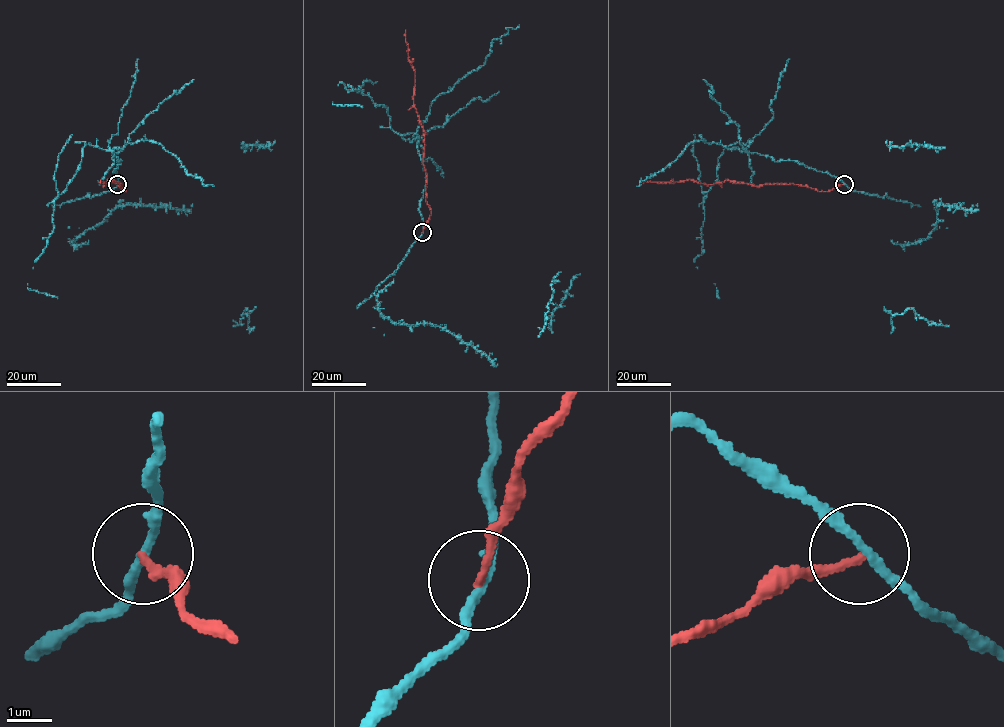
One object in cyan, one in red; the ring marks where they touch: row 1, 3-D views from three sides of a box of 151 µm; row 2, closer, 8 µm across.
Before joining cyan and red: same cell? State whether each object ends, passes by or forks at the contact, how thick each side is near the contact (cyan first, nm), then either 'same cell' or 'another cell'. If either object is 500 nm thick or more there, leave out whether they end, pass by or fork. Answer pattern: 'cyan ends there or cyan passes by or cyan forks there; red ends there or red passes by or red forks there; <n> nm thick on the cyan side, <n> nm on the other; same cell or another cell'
cyan passes by; red ends there; 190 nm thick on the cyan side, 170 nm on the other; another cell

